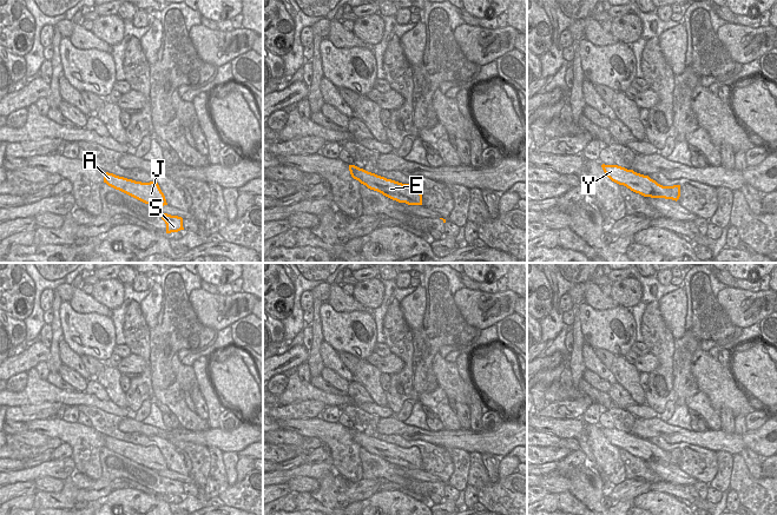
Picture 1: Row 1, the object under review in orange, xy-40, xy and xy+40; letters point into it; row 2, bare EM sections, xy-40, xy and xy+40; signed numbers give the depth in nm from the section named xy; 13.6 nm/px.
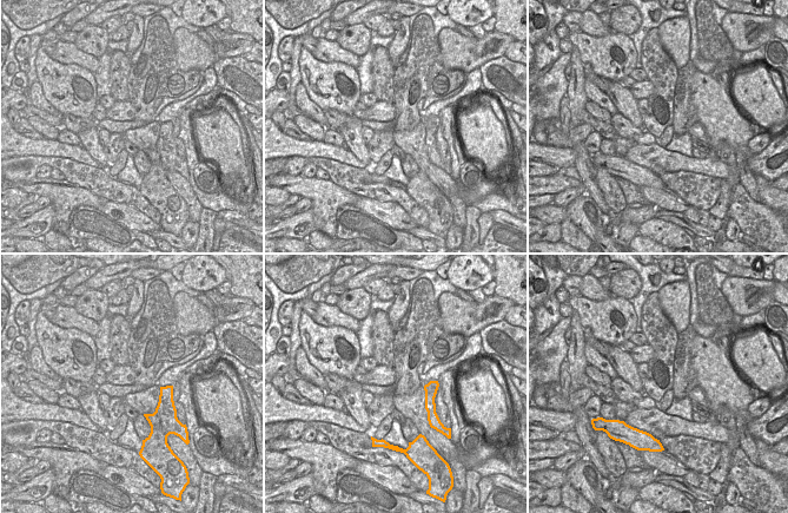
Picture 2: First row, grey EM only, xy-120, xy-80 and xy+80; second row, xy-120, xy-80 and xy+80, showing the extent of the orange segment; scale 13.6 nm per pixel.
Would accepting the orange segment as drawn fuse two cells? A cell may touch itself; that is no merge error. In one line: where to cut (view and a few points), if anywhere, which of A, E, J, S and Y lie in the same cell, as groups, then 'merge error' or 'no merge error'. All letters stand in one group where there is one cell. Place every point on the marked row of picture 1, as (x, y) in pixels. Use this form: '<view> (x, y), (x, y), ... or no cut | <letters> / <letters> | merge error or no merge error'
xy (399, 183), (401, 185), (399, 192), (408, 198), (407, 203) | A E Y / J S | merge error

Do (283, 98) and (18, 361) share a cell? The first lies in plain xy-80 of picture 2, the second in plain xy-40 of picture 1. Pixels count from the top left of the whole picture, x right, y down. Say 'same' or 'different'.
same

